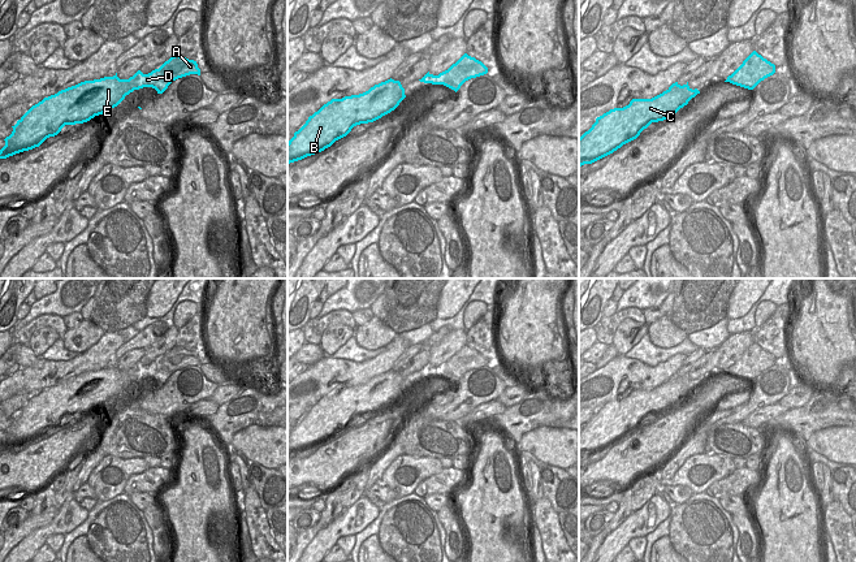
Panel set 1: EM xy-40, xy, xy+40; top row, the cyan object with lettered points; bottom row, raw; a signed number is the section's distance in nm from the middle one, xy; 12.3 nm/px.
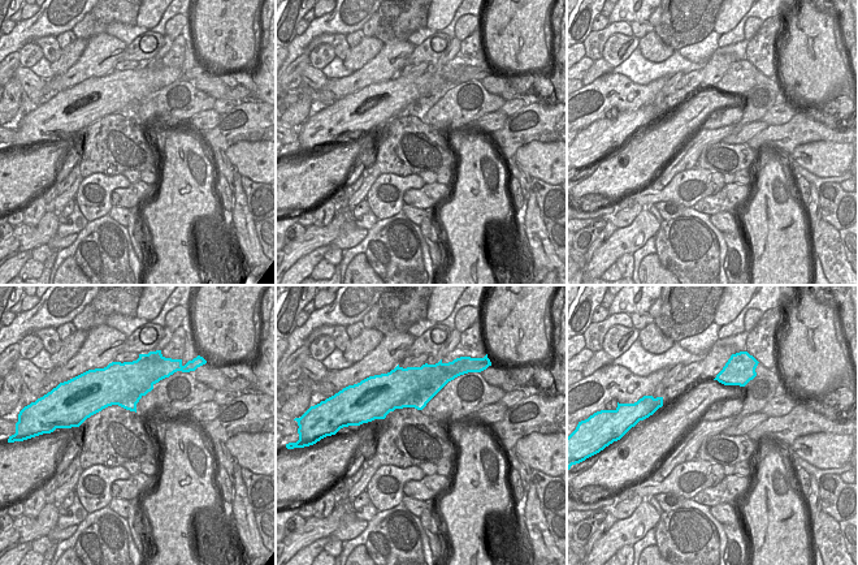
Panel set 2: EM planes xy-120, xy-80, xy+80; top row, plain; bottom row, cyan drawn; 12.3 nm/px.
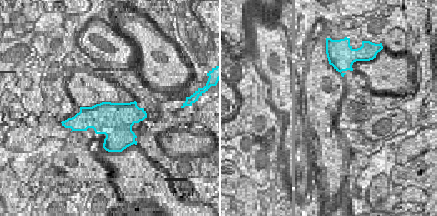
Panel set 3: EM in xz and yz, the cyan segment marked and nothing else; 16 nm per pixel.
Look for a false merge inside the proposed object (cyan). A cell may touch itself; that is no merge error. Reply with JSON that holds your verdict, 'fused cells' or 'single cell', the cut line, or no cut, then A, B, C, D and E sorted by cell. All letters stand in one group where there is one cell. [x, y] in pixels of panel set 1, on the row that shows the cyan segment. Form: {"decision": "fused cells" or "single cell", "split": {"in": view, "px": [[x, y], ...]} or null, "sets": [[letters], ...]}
{"decision": "fused cells", "split": {"in": "xy-40", "px": [[155, 69], [155, 83], [152, 87]]}, "sets": [["A"], ["B", "C", "D", "E"]]}

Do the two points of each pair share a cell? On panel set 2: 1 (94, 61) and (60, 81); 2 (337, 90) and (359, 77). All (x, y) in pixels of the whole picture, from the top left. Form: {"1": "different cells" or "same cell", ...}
{"1": "same cell", "2": "same cell"}

